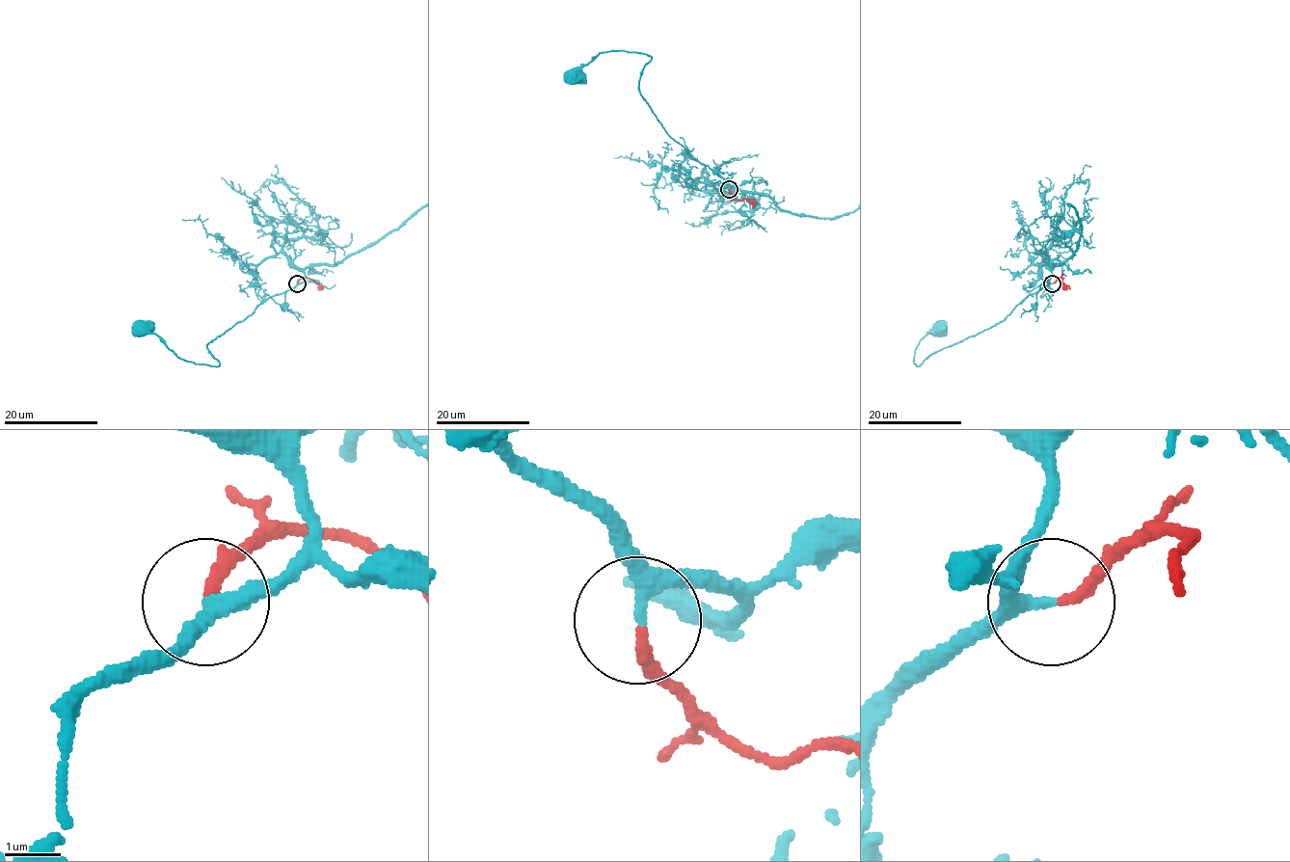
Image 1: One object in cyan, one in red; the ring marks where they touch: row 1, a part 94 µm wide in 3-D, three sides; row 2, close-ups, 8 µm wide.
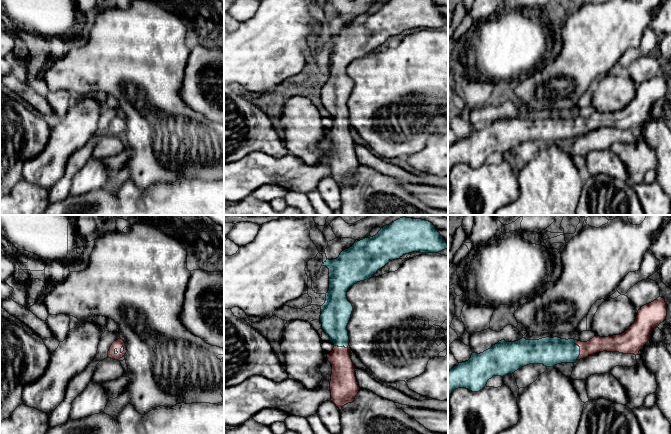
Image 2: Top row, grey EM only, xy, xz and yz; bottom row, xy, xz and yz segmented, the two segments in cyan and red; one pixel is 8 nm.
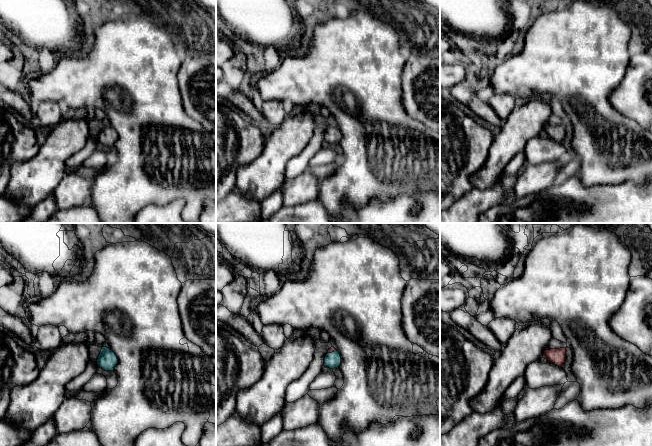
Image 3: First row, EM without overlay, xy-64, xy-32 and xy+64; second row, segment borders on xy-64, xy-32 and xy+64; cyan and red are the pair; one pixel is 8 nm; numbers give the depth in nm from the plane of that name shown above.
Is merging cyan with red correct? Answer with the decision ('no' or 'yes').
yes

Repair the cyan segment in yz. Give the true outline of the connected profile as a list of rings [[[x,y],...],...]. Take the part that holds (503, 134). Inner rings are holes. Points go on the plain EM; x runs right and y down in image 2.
[[[659,72],[642,82],[634,99],[620,111],[596,111],[587,118],[558,113],[539,116],[522,114],[515,118],[503,115],[483,129],[472,129],[468,137],[448,147],[448,175],[455,165],[479,168],[493,152],[503,153],[529,140],[553,143],[561,139],[575,139],[603,127],[637,131],[649,117],[652,107],[666,93],[667,81],[665,75]]]

